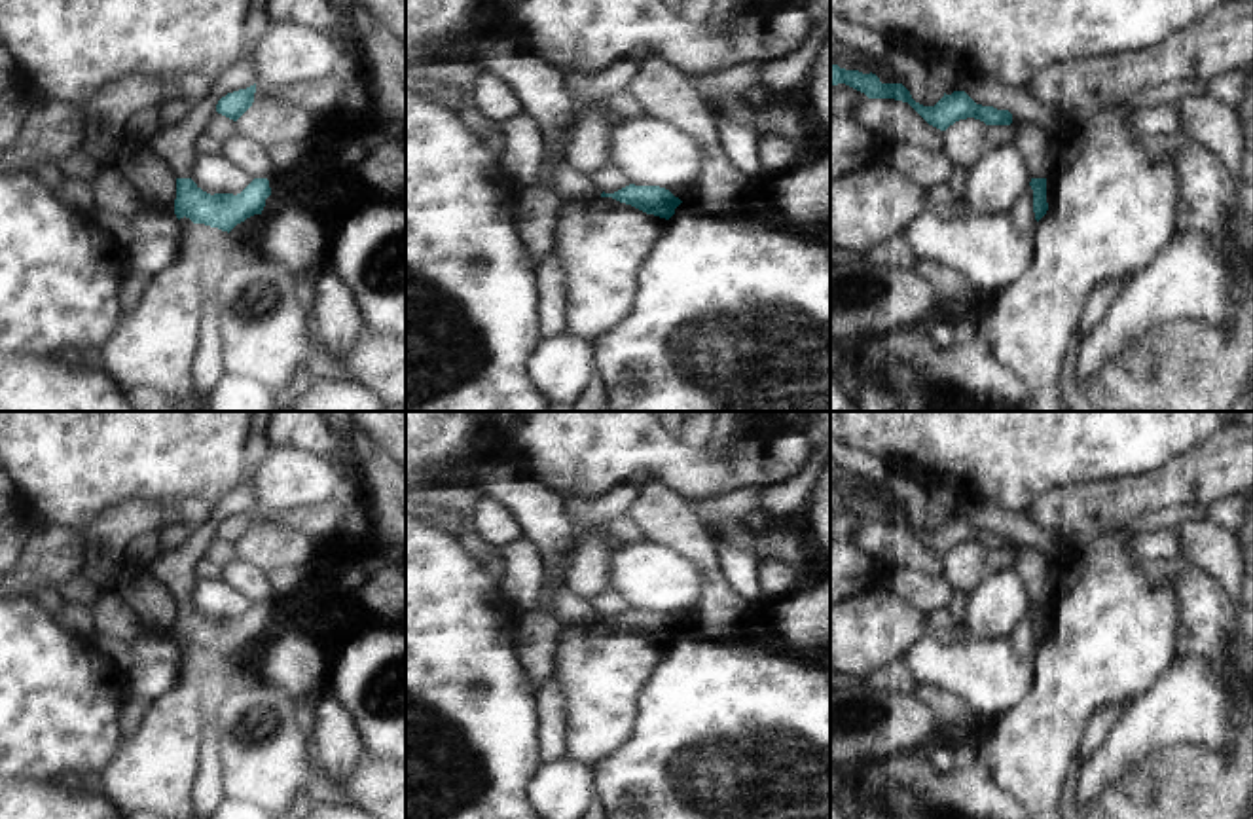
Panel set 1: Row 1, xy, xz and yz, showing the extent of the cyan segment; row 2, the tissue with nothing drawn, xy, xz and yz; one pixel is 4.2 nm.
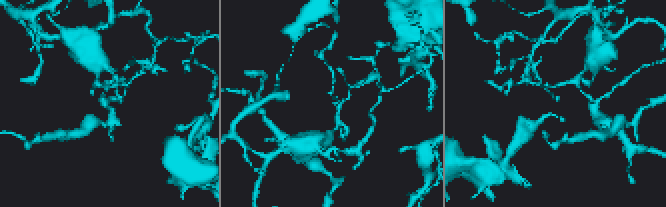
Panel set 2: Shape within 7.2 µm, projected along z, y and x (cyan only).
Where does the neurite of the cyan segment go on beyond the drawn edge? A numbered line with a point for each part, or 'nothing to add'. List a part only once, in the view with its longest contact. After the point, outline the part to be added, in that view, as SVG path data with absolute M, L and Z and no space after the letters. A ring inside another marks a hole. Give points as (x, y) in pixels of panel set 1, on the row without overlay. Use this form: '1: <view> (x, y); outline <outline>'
nothing to add

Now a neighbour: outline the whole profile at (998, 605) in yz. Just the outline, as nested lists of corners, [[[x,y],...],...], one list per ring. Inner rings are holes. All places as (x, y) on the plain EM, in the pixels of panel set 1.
[[[1014,569],[990,574],[971,595],[965,633],[1010,635],[1029,612],[1031,601]]]

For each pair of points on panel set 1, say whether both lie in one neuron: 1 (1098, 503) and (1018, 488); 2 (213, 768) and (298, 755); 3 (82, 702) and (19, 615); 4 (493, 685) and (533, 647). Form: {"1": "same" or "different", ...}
{"1": "different", "2": "different", "3": "same", "4": "different"}

